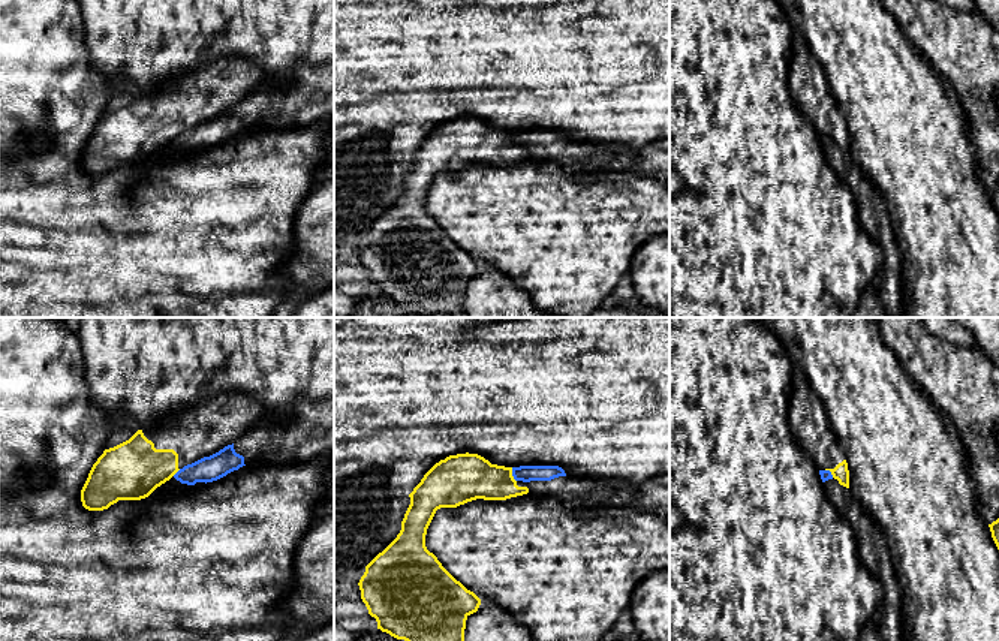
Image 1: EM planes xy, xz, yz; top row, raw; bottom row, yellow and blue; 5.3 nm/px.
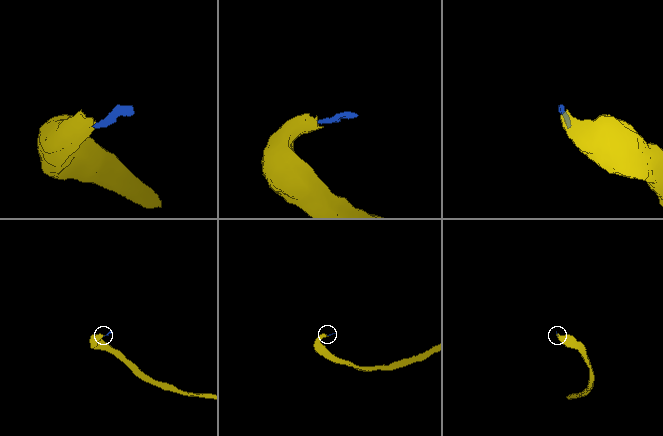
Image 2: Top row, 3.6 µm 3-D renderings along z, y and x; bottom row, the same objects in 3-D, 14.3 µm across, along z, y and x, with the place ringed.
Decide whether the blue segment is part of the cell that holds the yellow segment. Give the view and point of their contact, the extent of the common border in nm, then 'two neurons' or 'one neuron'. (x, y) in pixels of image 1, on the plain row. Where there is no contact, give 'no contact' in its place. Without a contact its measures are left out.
xz (511, 140) | 80 nm | two neurons

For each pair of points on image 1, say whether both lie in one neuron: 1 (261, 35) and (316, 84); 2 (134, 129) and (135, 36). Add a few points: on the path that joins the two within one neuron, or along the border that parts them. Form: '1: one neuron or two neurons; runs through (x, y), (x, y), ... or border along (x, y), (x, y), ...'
1: two neurons; border along (318, 65), (301, 62), (285, 86), (270, 83)
2: two neurons; border along (138, 93), (141, 95)

